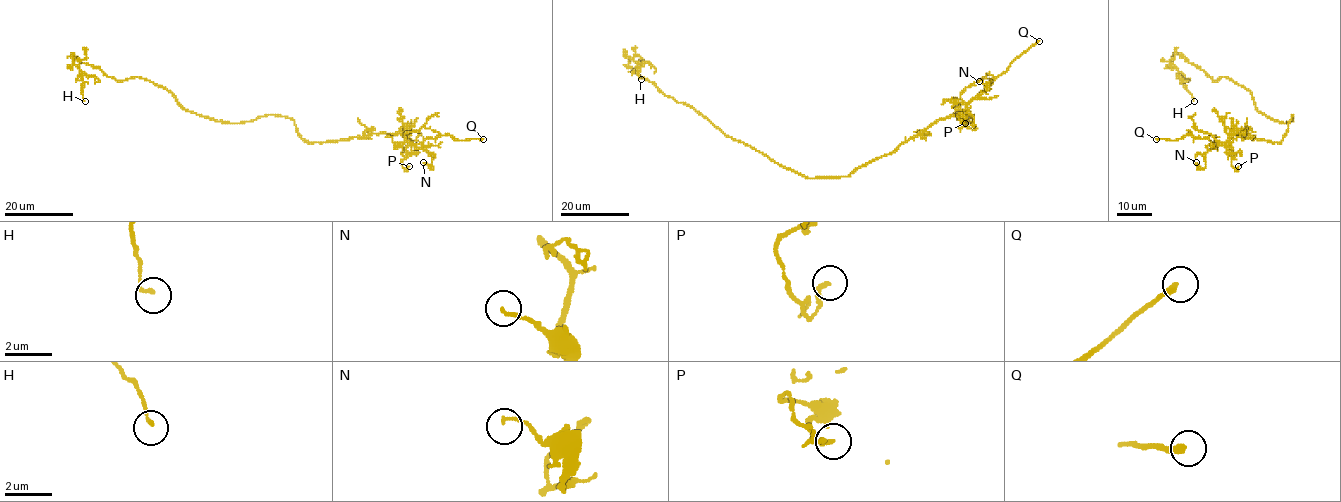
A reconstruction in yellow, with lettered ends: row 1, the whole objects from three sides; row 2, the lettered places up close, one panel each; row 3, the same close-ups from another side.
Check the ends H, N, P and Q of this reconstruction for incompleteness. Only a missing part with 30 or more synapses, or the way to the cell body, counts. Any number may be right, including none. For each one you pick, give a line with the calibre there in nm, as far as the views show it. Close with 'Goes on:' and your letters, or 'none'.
Q: Thickness 280 nm
Goes on: Q

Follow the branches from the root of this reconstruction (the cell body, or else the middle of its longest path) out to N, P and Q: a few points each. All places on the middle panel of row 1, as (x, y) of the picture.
N: (807, 177), (847, 177), (858, 167), (892, 154), (938, 120), (961, 113), (973, 99), (988, 90), (979, 81)
P: (807, 177), (847, 177), (858, 167), (892, 154), (940, 119), (964, 113), (962, 117), (957, 117), (965, 123)
Q: (807, 177), (847, 177), (858, 167), (892, 154), (938, 120), (961, 113), (1016, 58), (1039, 41)

